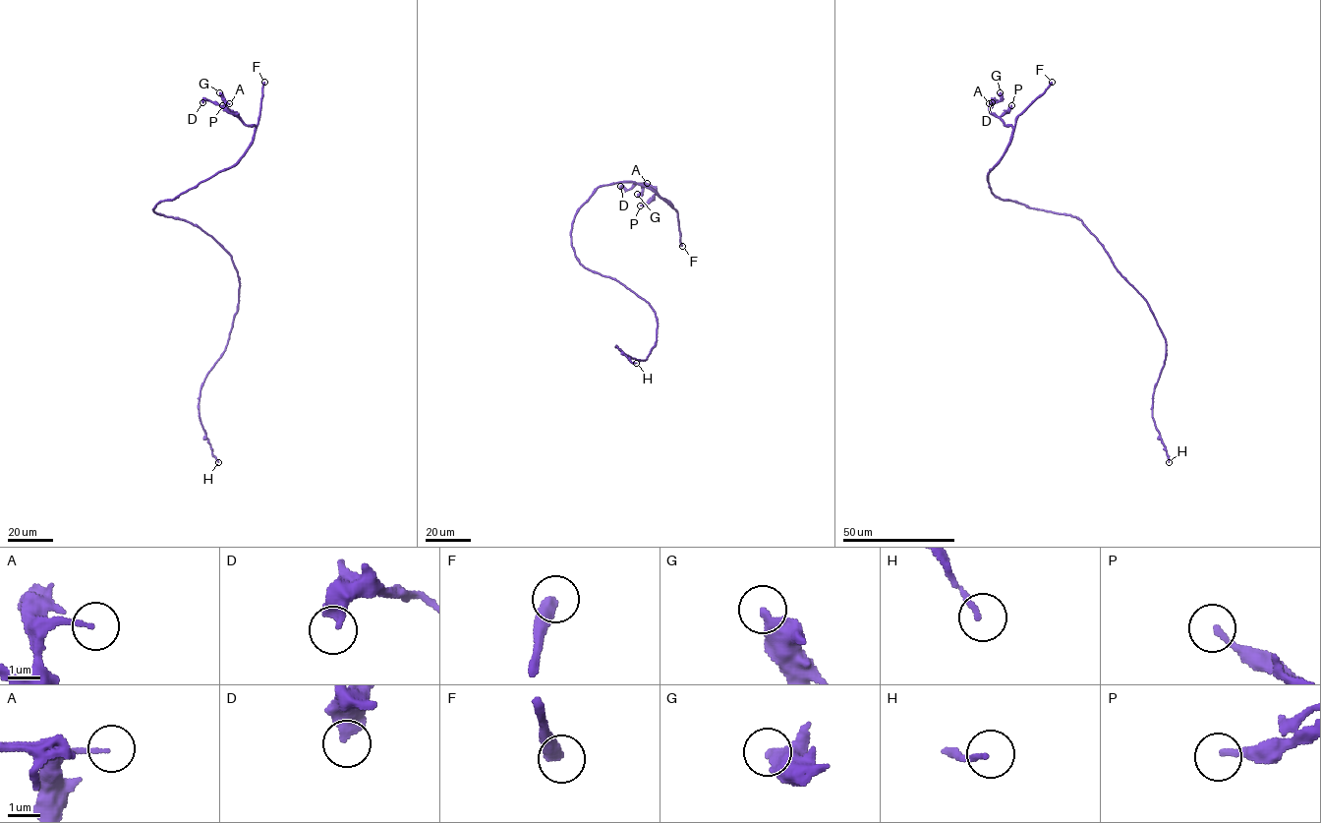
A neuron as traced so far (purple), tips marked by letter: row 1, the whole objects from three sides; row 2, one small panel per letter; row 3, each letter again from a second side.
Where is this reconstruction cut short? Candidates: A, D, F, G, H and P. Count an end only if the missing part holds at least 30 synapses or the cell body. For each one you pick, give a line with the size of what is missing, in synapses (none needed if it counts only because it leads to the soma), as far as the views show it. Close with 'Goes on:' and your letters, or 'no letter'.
F: 180 synapses
Goes on: F

